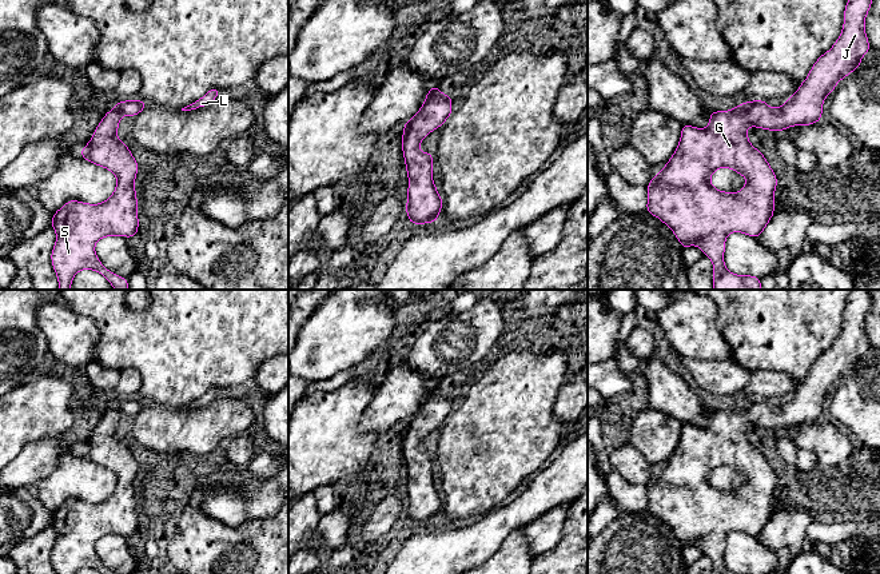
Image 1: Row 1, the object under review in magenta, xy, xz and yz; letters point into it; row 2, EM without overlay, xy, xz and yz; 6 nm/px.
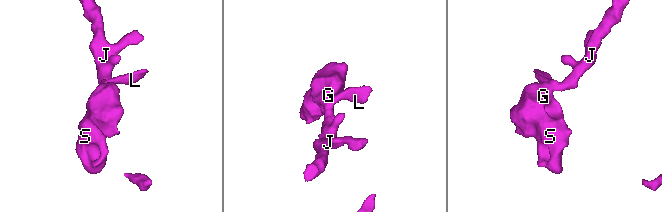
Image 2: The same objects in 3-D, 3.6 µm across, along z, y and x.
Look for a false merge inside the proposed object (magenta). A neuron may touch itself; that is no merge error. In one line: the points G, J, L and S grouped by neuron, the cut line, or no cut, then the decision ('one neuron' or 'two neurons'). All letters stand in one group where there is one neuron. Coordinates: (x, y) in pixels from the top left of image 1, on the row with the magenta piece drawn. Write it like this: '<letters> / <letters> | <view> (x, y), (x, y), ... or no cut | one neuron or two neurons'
G J L S | no cut | one neuron

